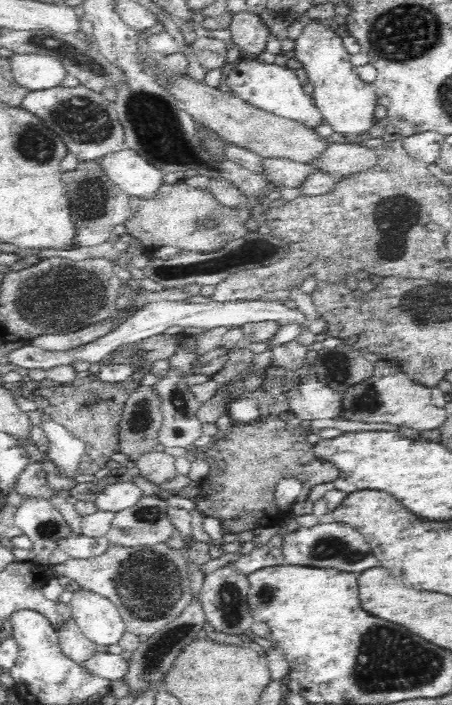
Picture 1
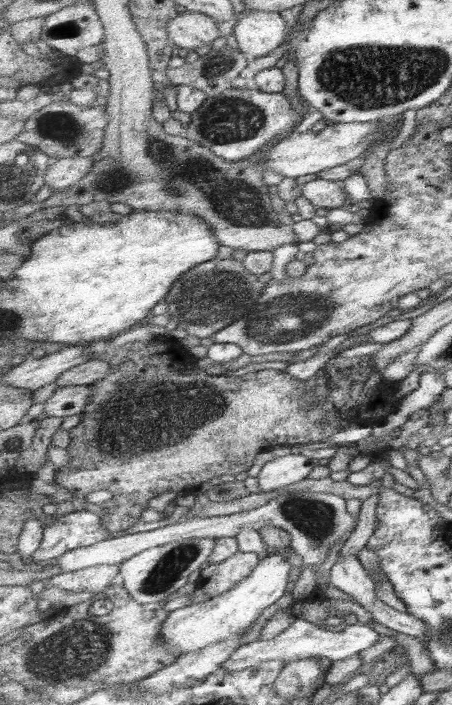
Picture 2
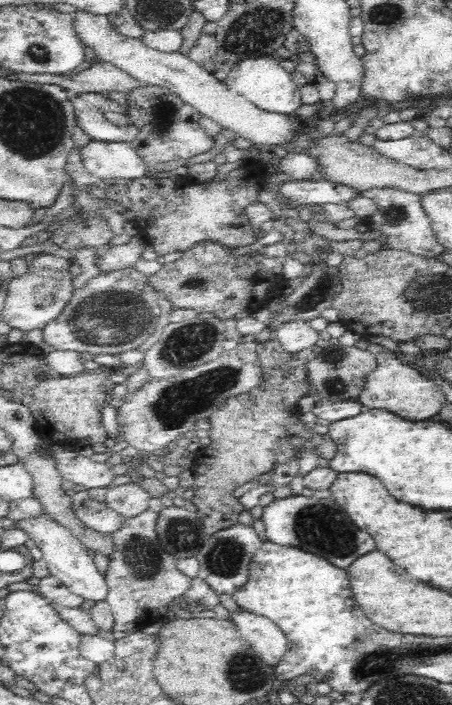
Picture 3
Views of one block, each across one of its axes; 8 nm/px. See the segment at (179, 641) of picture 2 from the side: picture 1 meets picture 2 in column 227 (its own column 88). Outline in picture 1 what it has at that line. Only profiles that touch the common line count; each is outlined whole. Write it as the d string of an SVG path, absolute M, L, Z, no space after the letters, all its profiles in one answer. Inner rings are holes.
M81 588L73 593L69 605L74 621L88 640L98 646L119 644L127 626L114 603Z

